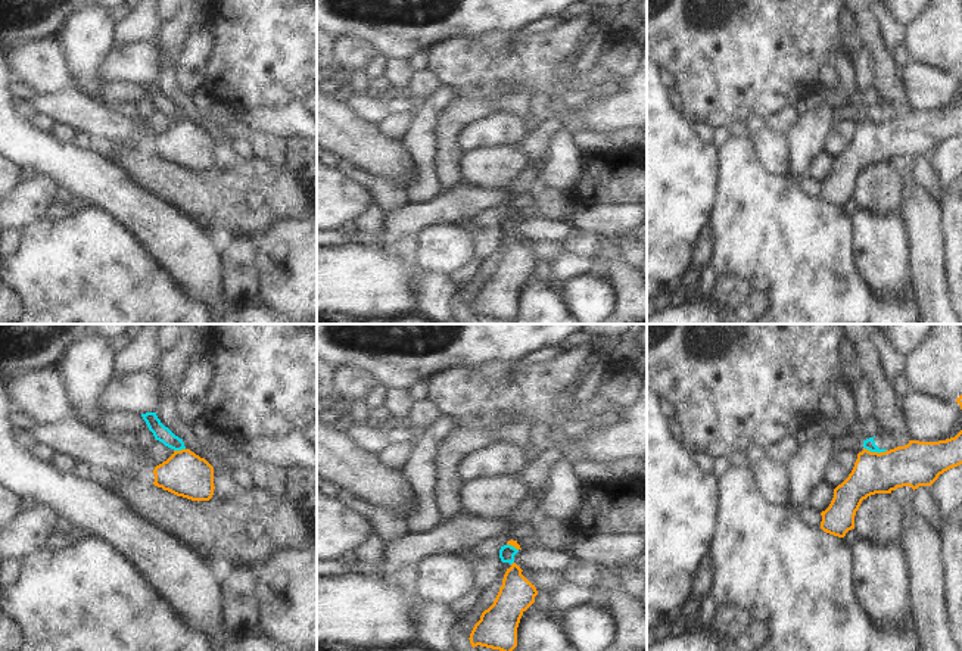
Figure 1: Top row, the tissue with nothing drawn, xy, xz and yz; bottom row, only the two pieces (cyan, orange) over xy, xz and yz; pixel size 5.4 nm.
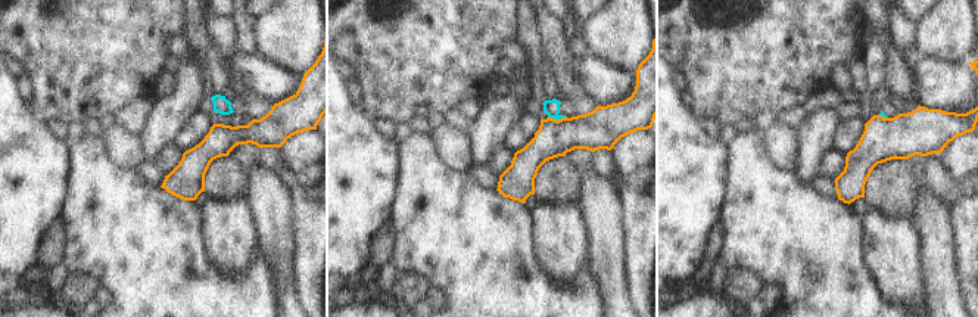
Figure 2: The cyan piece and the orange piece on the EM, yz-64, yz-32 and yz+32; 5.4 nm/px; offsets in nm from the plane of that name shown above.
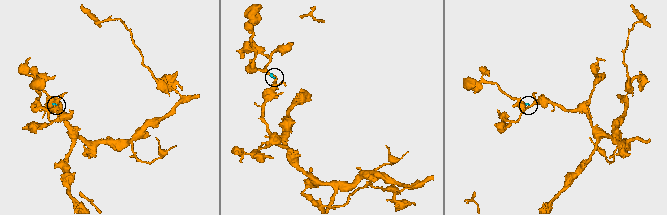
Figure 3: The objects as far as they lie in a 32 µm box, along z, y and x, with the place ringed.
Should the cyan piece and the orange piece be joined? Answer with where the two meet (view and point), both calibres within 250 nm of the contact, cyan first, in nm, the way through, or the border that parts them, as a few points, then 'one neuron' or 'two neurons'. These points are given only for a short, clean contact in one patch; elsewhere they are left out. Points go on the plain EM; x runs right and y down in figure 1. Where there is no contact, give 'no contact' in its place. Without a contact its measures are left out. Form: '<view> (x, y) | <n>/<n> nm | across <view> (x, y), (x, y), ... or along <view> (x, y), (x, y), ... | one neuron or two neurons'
yz (875, 121) | 60/240 nm | along yz (864, 117), (871, 121), (886, 121) | two neurons

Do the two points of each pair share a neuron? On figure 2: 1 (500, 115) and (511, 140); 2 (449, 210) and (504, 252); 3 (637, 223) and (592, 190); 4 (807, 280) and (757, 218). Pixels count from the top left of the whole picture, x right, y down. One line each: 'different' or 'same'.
1: different
2: same
3: different
4: same

